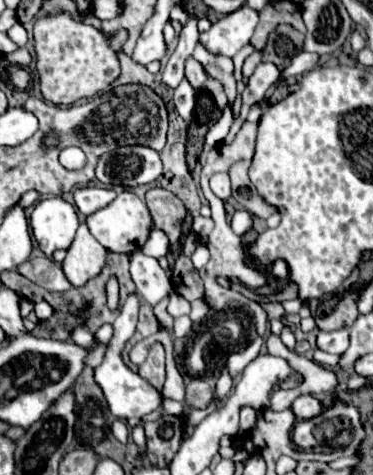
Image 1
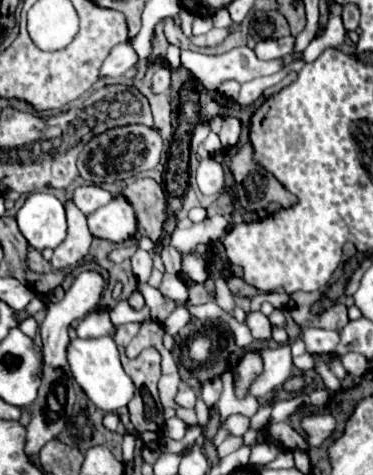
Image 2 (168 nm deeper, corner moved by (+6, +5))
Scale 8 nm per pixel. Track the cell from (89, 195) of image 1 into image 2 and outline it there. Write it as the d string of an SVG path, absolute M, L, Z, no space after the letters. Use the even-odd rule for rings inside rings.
M81 186L81 188L77 188L75 194L73 194L73 202L77 204L77 208L79 208L85 216L89 216L89 214L93 214L97 208L105 206L111 198L113 198L113 194L107 192L107 190L103 190L103 188L99 188L99 186Z

